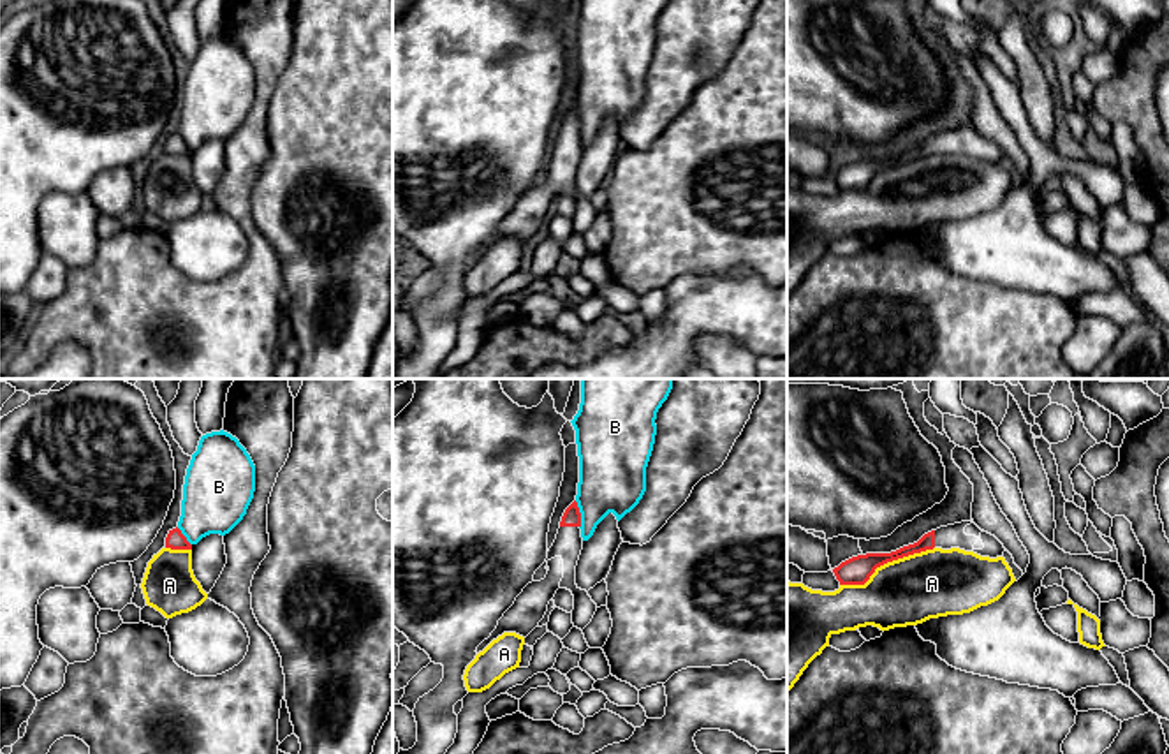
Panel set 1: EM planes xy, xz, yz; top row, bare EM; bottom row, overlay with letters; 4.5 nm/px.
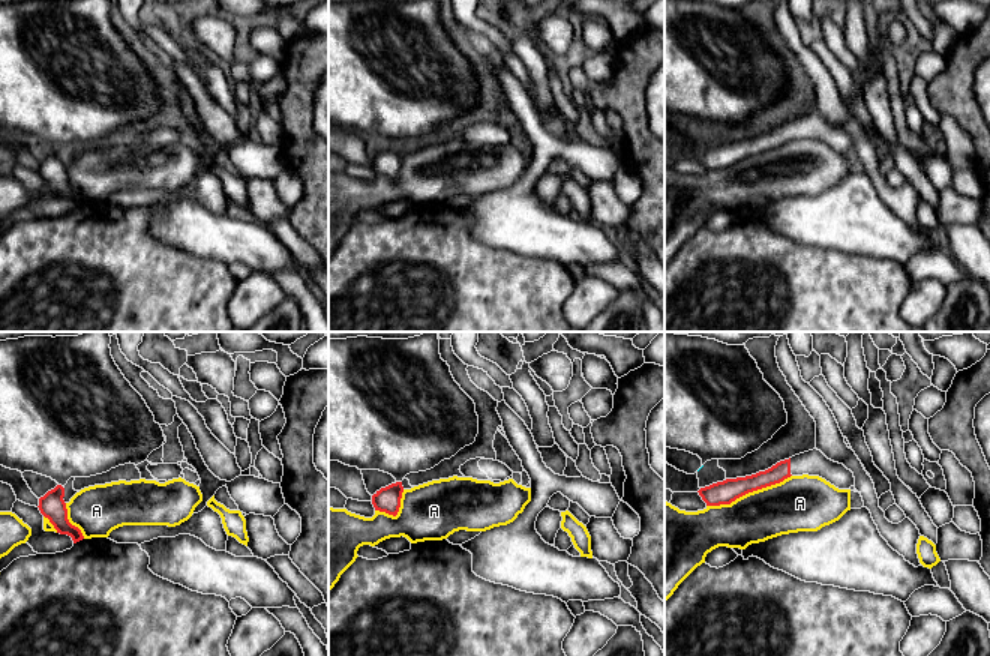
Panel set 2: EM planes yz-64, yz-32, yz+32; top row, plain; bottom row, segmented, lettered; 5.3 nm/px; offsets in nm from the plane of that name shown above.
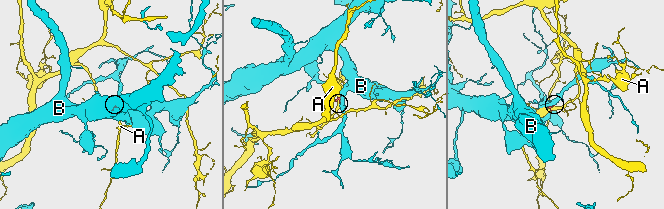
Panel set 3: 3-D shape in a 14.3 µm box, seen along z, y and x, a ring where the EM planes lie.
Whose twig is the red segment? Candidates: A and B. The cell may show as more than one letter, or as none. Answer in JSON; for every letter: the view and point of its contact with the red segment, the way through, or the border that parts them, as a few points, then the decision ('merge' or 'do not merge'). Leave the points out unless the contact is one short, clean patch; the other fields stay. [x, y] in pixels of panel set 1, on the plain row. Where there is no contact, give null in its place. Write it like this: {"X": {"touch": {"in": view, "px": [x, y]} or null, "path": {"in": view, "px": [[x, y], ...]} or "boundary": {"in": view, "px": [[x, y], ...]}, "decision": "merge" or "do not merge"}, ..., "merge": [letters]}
{"A": {"touch": {"in": "yz", "px": [886, 168]}, "decision": "do not merge"}, "B": {"touch": {"in": "xz", "px": [580, 120]}, "decision": "do not merge"}, "merge": []}

